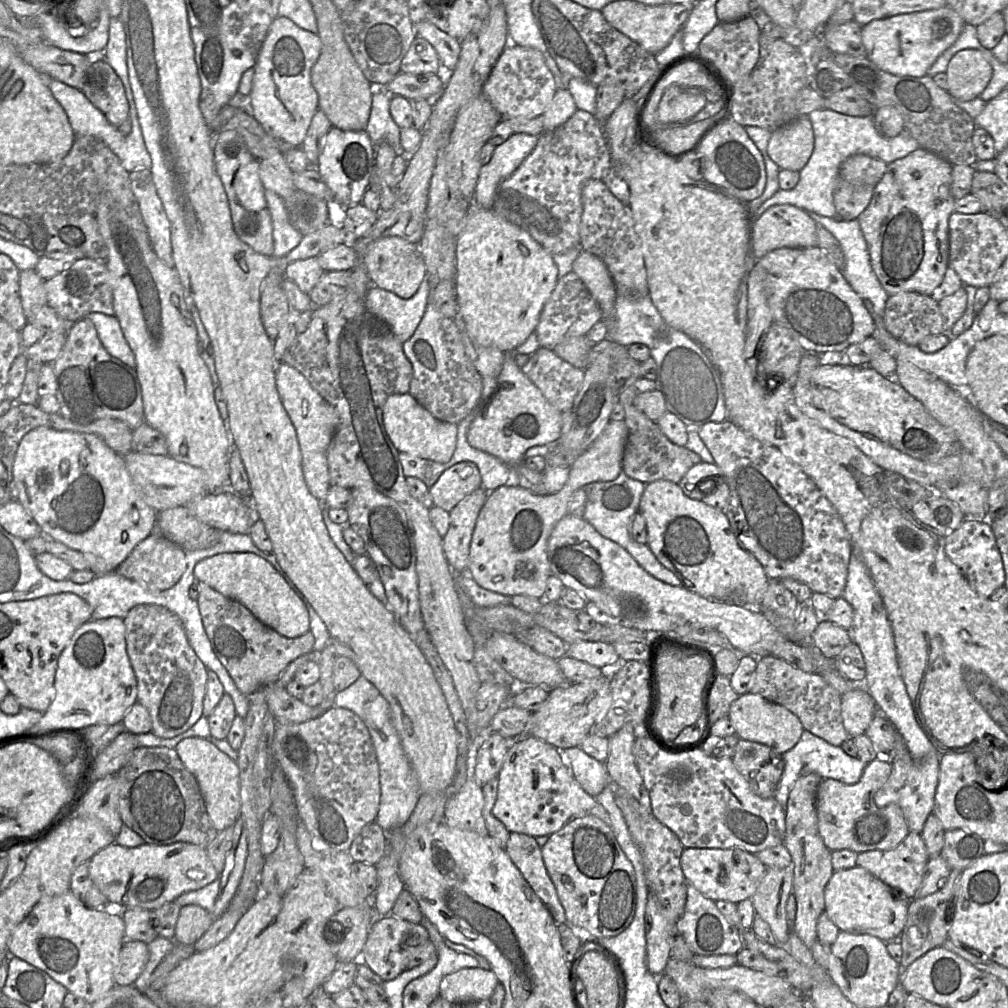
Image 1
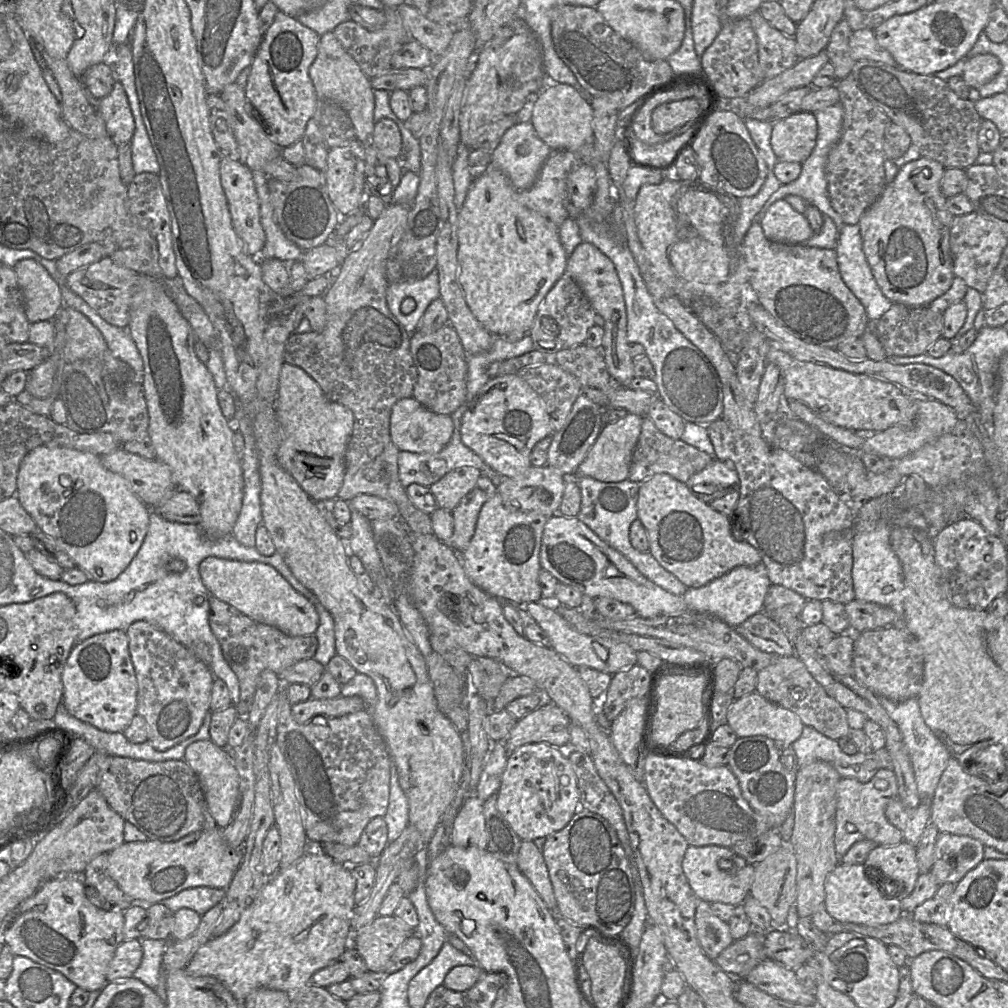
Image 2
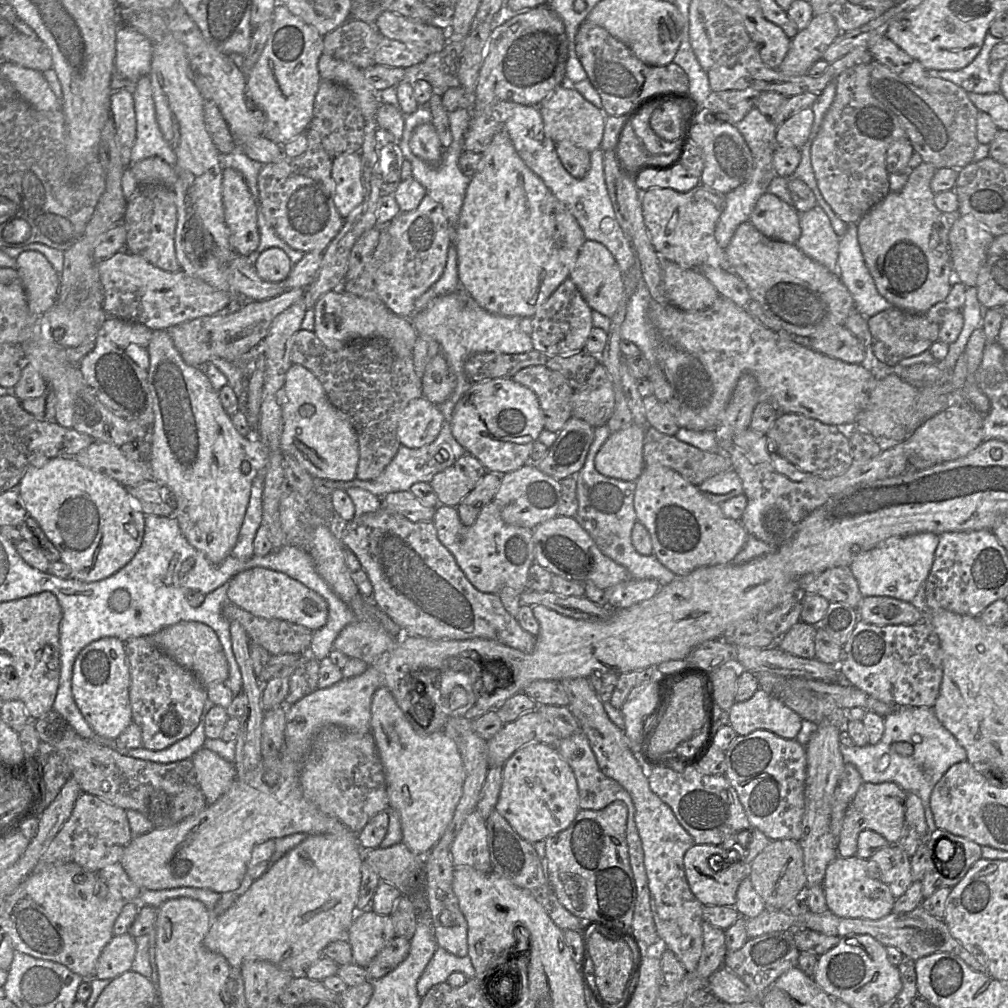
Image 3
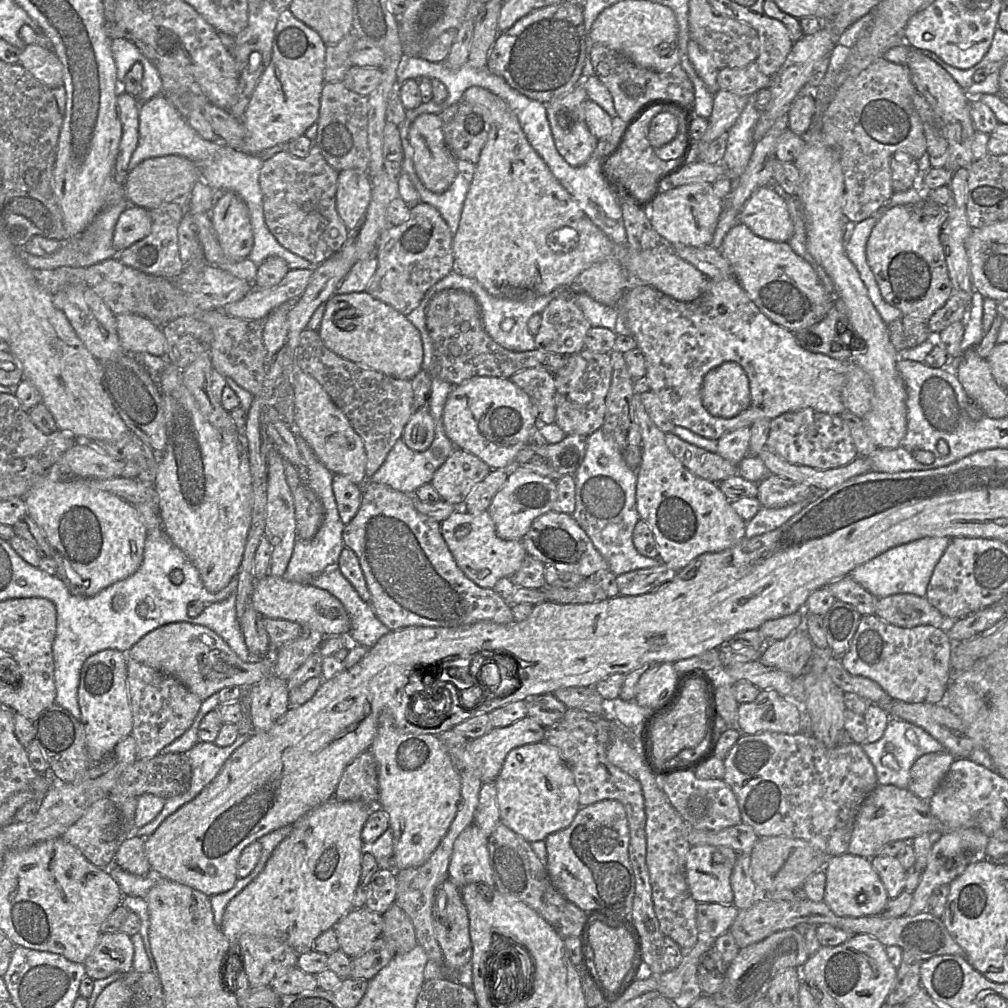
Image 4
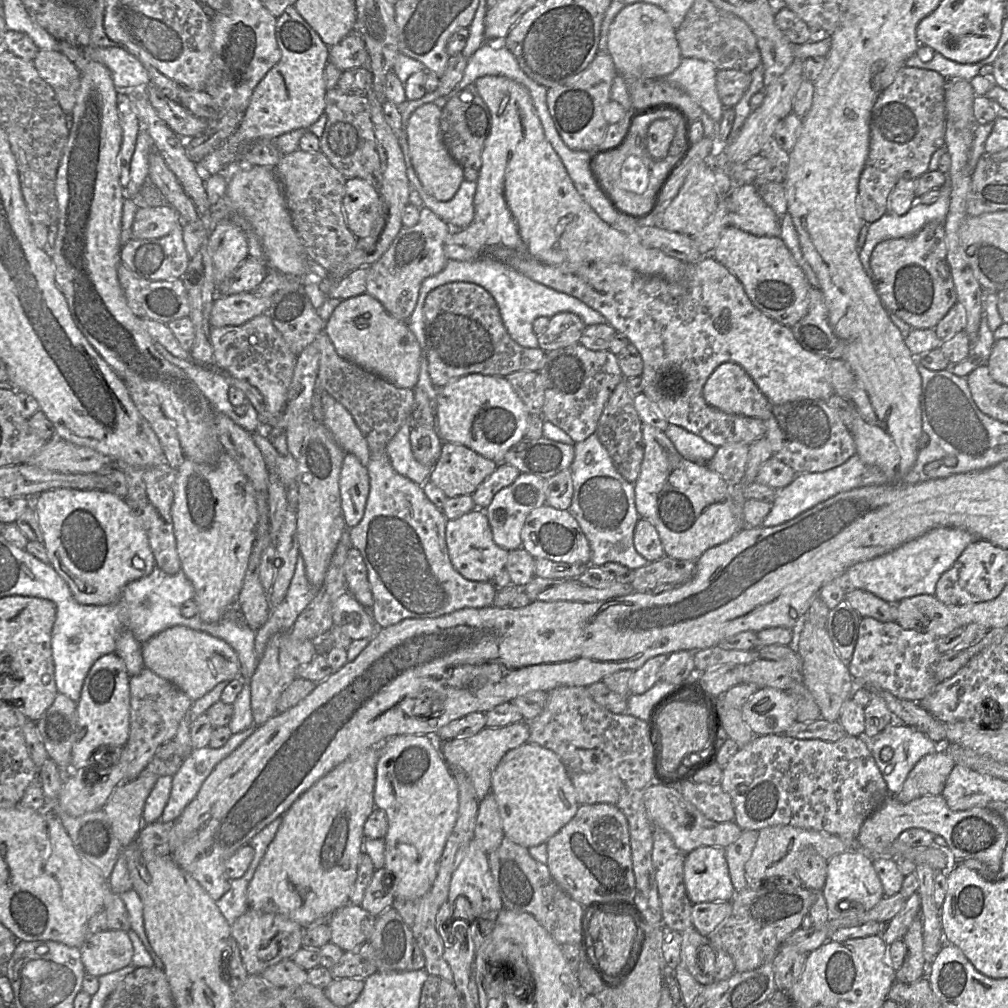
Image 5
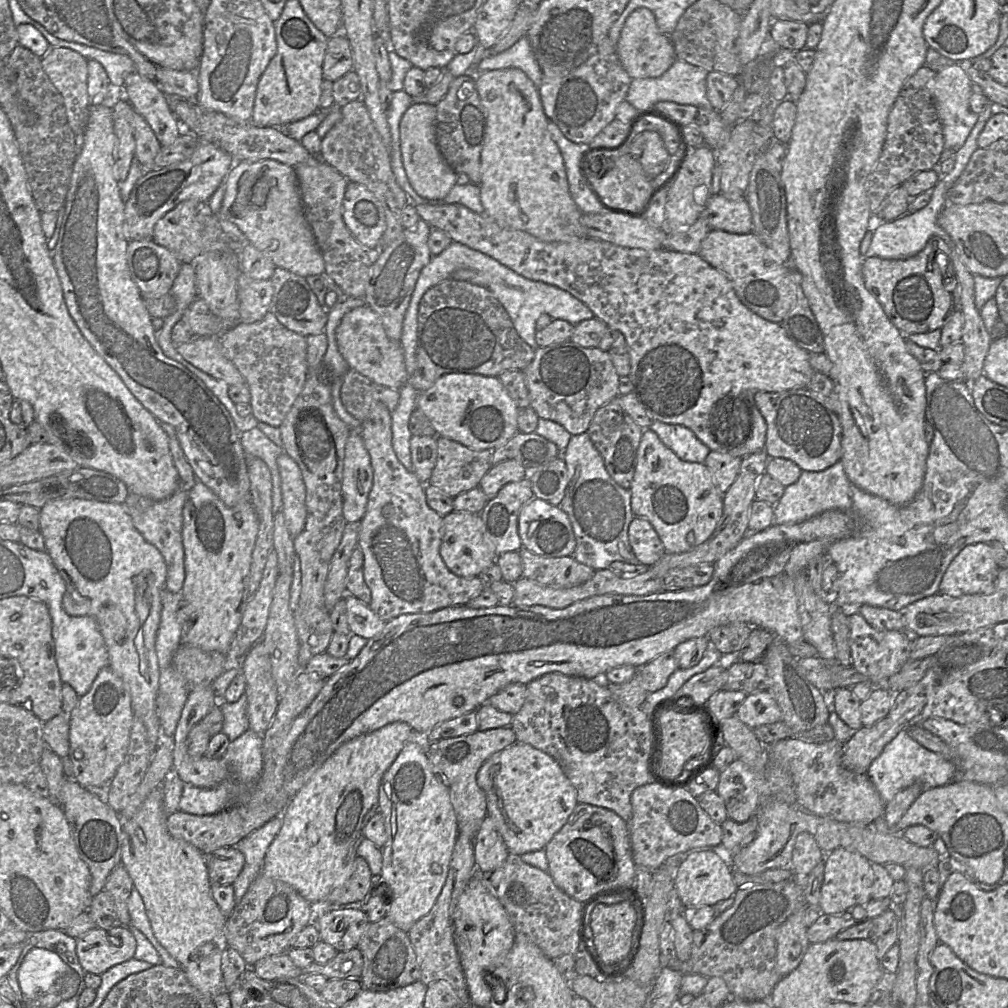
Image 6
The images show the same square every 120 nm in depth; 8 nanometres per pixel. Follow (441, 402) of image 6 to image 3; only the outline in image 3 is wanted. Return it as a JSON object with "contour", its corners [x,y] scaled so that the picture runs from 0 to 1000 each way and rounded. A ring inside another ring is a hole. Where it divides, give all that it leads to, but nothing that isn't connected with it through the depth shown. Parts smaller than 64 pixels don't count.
{"contour":[[[508,375],[467,380],[452,400],[447,416],[451,437],[493,471],[511,467],[525,458],[529,439],[540,426],[539,410],[531,390]]]}

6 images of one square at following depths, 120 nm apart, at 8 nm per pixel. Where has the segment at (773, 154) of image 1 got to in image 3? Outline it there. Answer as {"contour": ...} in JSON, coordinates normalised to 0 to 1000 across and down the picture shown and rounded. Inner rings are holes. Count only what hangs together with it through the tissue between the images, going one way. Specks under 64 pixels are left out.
{"contour":[[[805,106],[787,113],[771,126],[771,144],[795,149],[804,135],[807,121],[808,112]]]}

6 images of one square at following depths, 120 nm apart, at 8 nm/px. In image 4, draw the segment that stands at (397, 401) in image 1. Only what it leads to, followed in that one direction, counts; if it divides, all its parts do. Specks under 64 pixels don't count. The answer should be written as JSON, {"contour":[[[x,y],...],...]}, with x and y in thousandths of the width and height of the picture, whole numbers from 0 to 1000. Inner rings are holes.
{"contour":[[[425,405],[411,408],[403,420],[398,436],[402,441],[413,448],[424,446],[432,433],[432,419]]]}

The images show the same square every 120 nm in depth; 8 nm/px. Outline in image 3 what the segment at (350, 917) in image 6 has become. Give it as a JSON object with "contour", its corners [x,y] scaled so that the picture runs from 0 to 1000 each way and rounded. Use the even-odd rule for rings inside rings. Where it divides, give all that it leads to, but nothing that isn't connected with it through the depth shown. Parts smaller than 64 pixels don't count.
{"contour":[[[368,903],[355,906],[344,925],[353,957],[364,959],[370,949],[392,930],[387,908],[373,907]]]}

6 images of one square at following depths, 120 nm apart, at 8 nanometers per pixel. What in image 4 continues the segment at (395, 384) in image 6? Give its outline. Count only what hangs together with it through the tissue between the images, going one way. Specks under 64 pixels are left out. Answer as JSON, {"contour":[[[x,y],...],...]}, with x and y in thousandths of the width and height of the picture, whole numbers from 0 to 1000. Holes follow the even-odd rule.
{"contour":[[[363,290],[328,294],[314,329],[333,352],[384,373],[409,377],[419,366],[420,344],[415,327],[403,313]]]}

